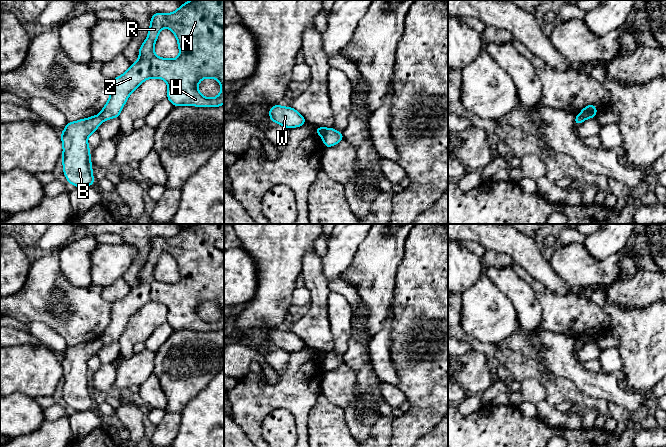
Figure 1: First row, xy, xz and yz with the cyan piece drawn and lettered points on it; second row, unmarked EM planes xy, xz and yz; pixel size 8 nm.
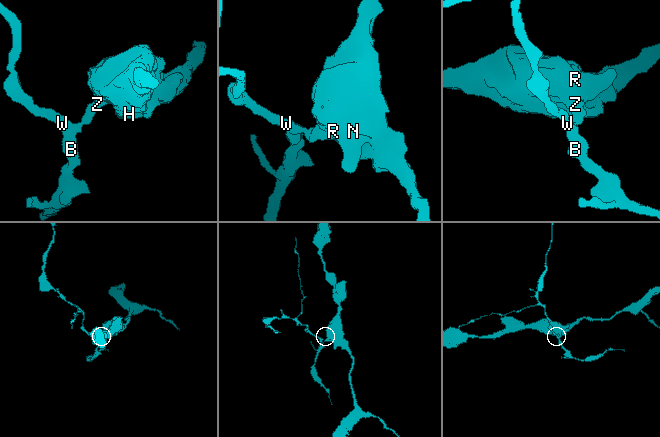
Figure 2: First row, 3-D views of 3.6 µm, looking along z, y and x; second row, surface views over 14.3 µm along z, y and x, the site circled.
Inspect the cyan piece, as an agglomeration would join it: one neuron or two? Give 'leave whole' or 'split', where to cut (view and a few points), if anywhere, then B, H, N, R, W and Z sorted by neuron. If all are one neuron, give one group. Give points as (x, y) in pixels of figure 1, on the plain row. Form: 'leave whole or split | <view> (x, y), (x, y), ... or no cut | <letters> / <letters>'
split | xz (327, 353), (322, 361) | B W / H N R Z

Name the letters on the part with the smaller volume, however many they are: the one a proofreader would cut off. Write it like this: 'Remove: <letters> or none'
Remove: B, W

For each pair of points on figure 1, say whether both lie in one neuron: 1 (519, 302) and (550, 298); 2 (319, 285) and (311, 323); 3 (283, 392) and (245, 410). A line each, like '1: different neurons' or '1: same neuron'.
1: different neurons
2: same neuron
3: same neuron

